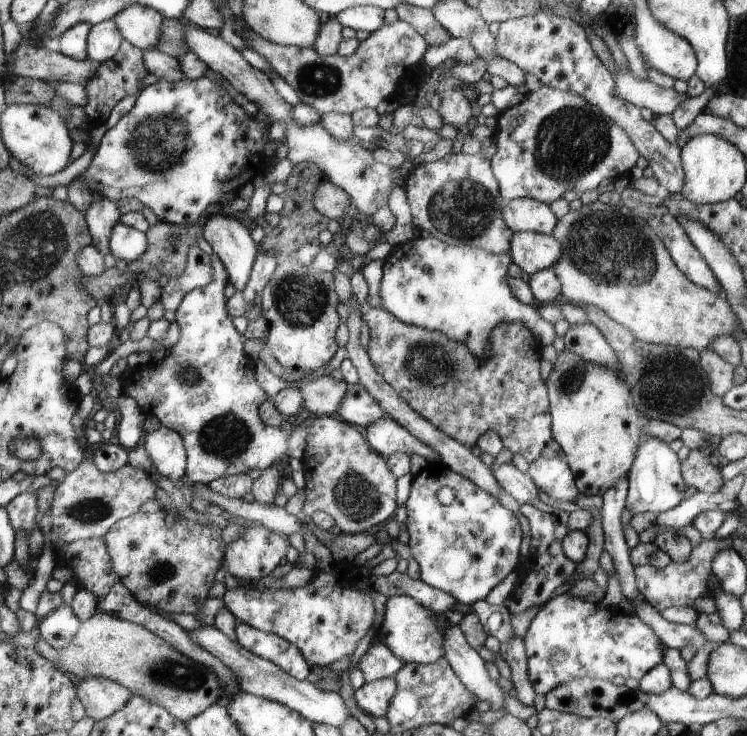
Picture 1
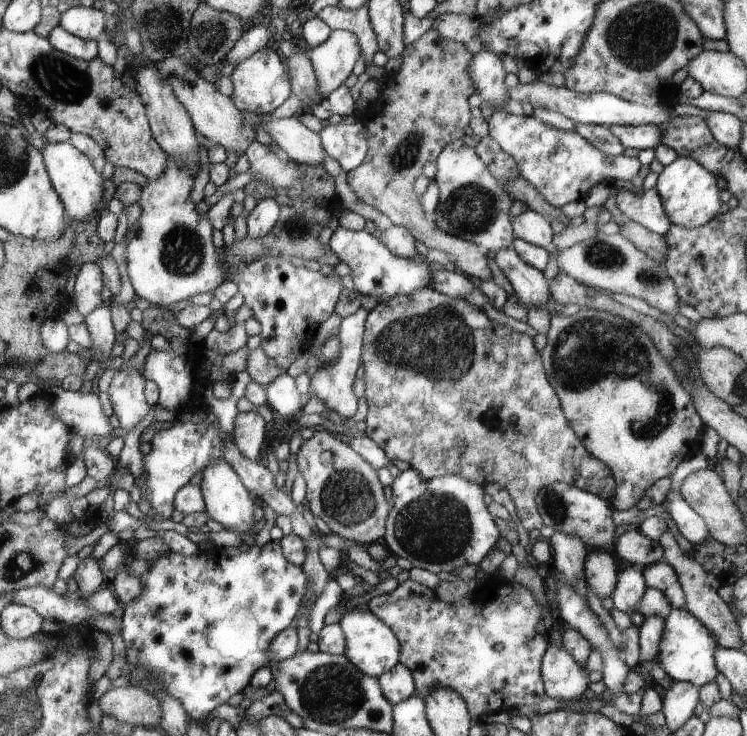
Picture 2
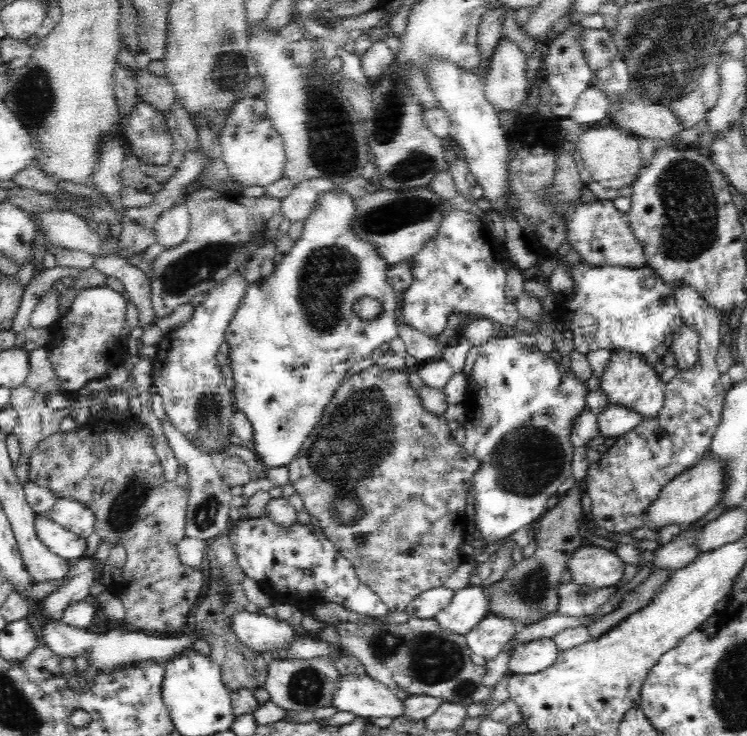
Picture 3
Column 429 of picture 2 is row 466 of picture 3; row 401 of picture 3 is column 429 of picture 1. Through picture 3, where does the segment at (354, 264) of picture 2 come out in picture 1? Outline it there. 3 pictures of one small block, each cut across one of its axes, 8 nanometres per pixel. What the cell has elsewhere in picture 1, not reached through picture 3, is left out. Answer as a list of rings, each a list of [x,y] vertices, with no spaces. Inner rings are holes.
[[[432,235],[427,238],[414,237],[393,248],[383,259],[380,297],[384,309],[400,321],[428,330],[438,330],[456,342],[464,342],[482,359],[490,348],[492,329],[502,322],[522,322],[528,330],[532,330],[532,334],[536,334],[536,338],[540,338],[545,347],[552,345],[557,336],[554,323],[542,318],[535,306],[520,302],[508,286],[510,262],[512,258],[509,254],[492,254],[492,251],[471,246],[450,246]]]

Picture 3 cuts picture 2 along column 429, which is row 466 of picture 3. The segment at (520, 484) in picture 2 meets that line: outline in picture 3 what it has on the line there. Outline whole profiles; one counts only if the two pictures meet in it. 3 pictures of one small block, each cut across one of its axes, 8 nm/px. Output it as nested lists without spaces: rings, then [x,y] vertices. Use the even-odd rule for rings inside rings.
[[[377,363],[362,370],[362,372],[347,376],[326,405],[321,421],[303,442],[301,452],[287,466],[289,482],[293,484],[295,492],[301,496],[308,514],[316,516],[320,521],[318,528],[323,535],[331,540],[331,543],[342,556],[350,560],[362,584],[366,584],[376,592],[390,611],[400,612],[404,612],[410,602],[420,596],[422,592],[442,586],[450,574],[465,562],[467,557],[461,552],[461,548],[464,545],[464,538],[469,534],[464,512],[467,505],[466,495],[471,488],[471,480],[479,466],[478,459],[475,459],[463,445],[456,443],[456,439],[448,429],[448,421],[443,415],[432,414],[423,407],[418,390],[414,390],[409,382],[409,376],[408,372],[388,370]]]

